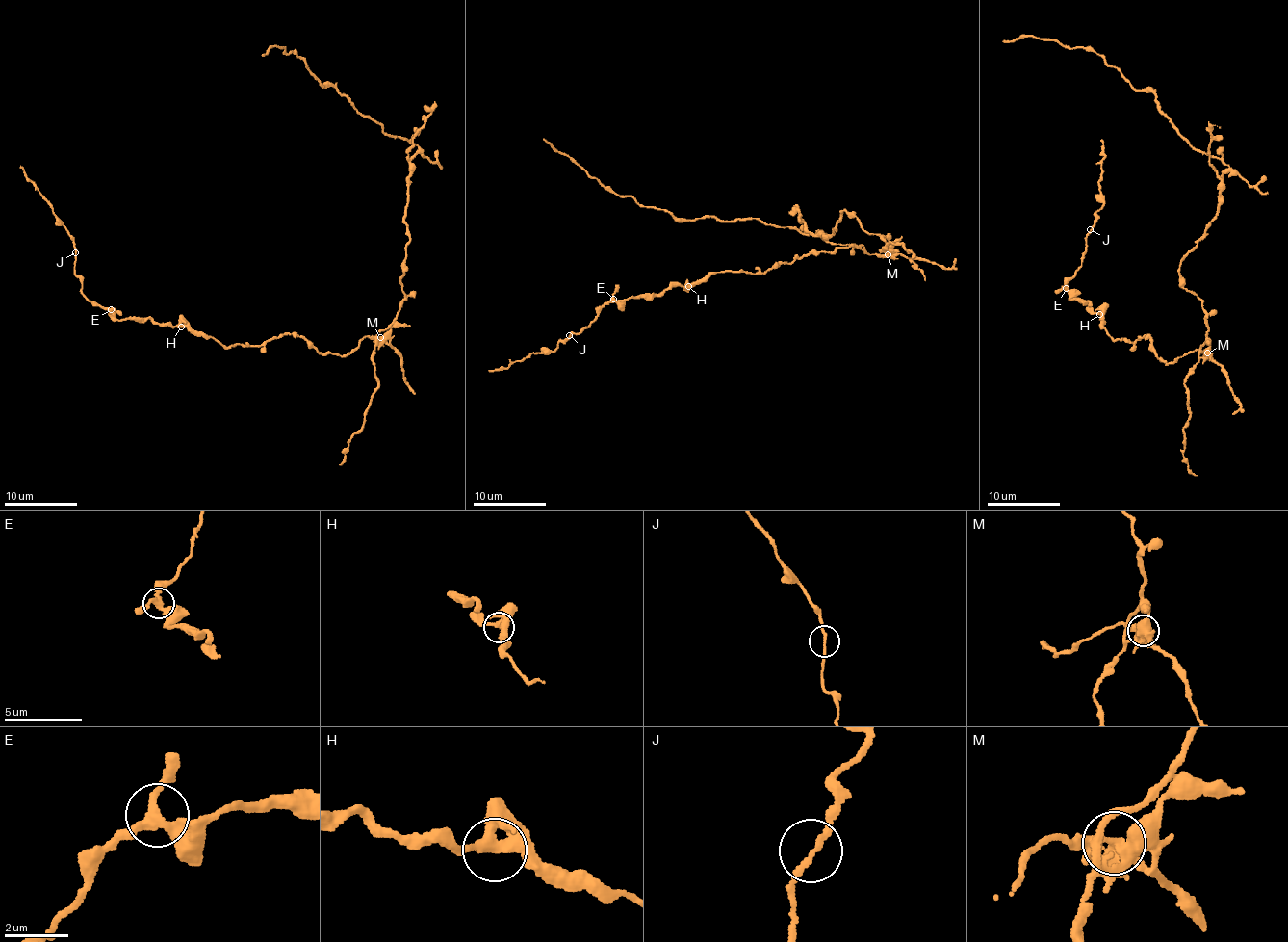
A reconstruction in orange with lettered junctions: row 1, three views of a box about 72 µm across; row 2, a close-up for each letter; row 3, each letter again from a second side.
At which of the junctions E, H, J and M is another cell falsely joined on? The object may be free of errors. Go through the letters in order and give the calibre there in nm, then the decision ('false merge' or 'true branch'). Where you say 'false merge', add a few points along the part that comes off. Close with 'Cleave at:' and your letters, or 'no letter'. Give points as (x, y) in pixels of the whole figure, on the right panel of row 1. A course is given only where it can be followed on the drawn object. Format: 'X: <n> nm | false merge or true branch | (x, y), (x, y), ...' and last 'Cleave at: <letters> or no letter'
E: 280 nm | true branch
H: 360 nm | true branch
J: 150 nm | true branch
M: 340 nm | false merge | (1206, 353), (1179, 261), (1216, 216), (1228, 166), (1103, 57), (1002, 40)
Cleave at: M

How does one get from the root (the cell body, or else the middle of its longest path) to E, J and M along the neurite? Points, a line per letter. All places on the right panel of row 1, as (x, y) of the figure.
E: (1206, 340), (1201, 350), (1166, 363), (1148, 336), (1113, 340), (1100, 327), (1099, 312), (1070, 300), (1066, 288)
J: (1206, 340), (1169, 364), (1148, 336), (1113, 340), (1099, 312), (1066, 292), (1091, 230)
M: (1206, 340), (1206, 353)

